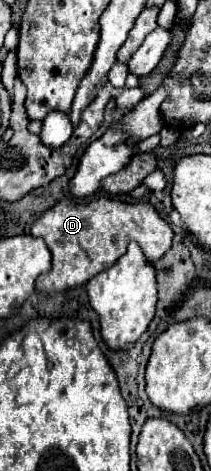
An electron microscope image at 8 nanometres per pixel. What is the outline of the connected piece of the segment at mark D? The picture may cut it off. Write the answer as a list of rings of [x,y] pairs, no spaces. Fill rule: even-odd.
[[[98,197],[84,203],[78,203],[76,199],[58,201],[34,221],[32,235],[42,237],[52,251],[50,273],[42,273],[36,279],[36,287],[40,291],[66,291],[88,283],[102,269],[118,261],[132,239],[142,247],[150,263],[158,261],[170,249],[174,231],[150,203],[122,203]]]

